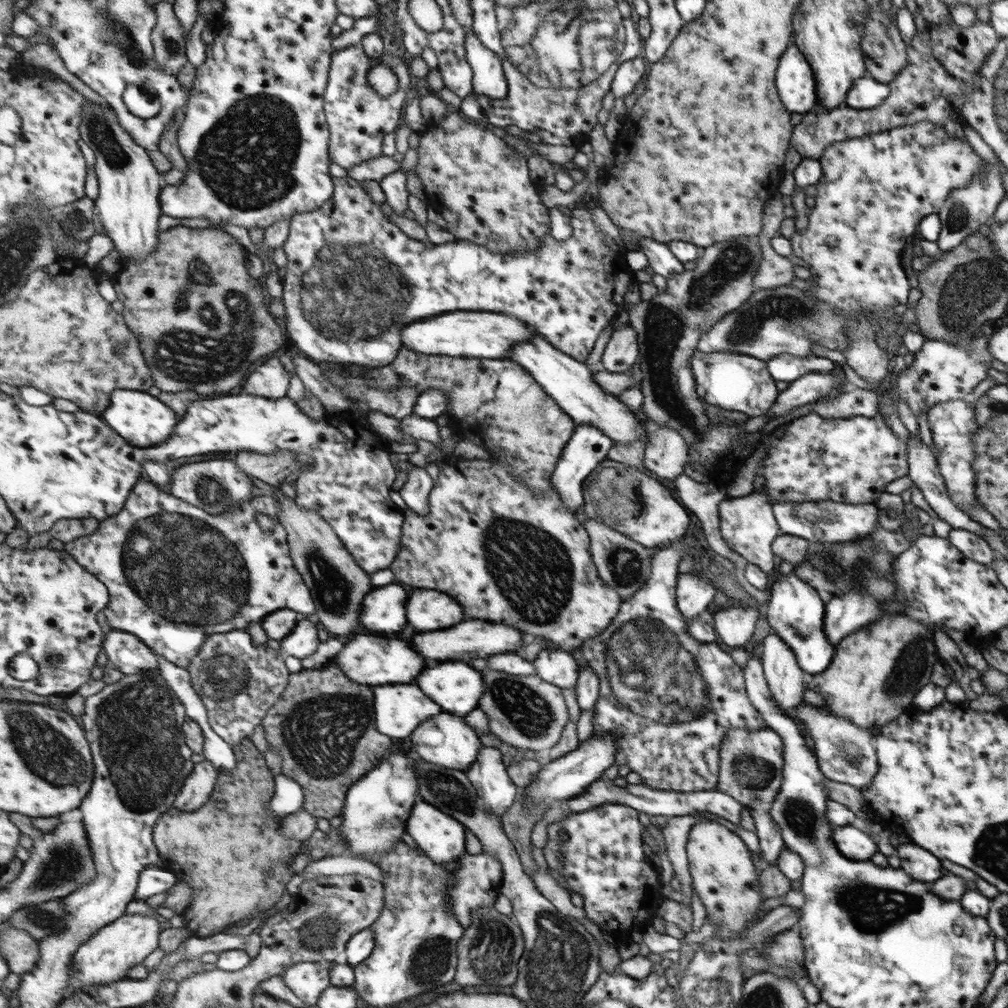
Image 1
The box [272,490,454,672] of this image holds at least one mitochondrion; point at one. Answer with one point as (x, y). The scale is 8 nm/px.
(332, 584)

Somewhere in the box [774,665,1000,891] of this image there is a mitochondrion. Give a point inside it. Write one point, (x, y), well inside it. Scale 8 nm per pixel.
(800, 815)

